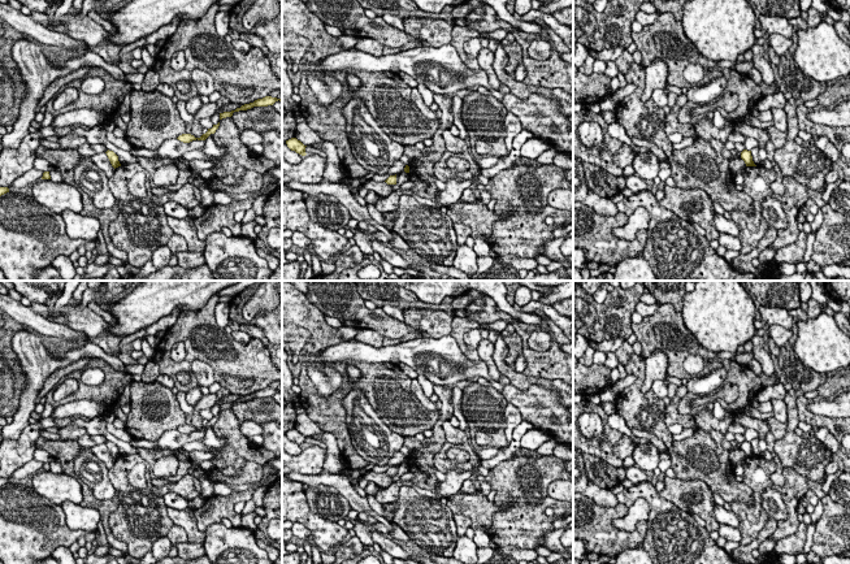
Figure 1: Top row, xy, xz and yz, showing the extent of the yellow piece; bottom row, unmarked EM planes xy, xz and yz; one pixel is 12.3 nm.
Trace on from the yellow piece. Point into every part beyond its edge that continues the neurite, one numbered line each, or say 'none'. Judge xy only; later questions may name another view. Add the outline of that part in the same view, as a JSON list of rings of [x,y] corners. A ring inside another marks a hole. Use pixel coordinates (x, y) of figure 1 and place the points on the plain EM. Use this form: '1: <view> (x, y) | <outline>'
none

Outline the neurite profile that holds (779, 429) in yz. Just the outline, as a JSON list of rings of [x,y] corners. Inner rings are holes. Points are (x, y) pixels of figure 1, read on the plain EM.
[[[769,417],[767,422],[776,441],[781,439],[786,433],[786,424],[777,421],[775,417]]]

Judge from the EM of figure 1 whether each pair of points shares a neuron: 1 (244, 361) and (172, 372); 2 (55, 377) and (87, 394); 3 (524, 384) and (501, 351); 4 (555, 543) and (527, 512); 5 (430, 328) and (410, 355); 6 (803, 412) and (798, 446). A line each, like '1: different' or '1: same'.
1: same
2: different
3: same
4: different
5: different
6: different

